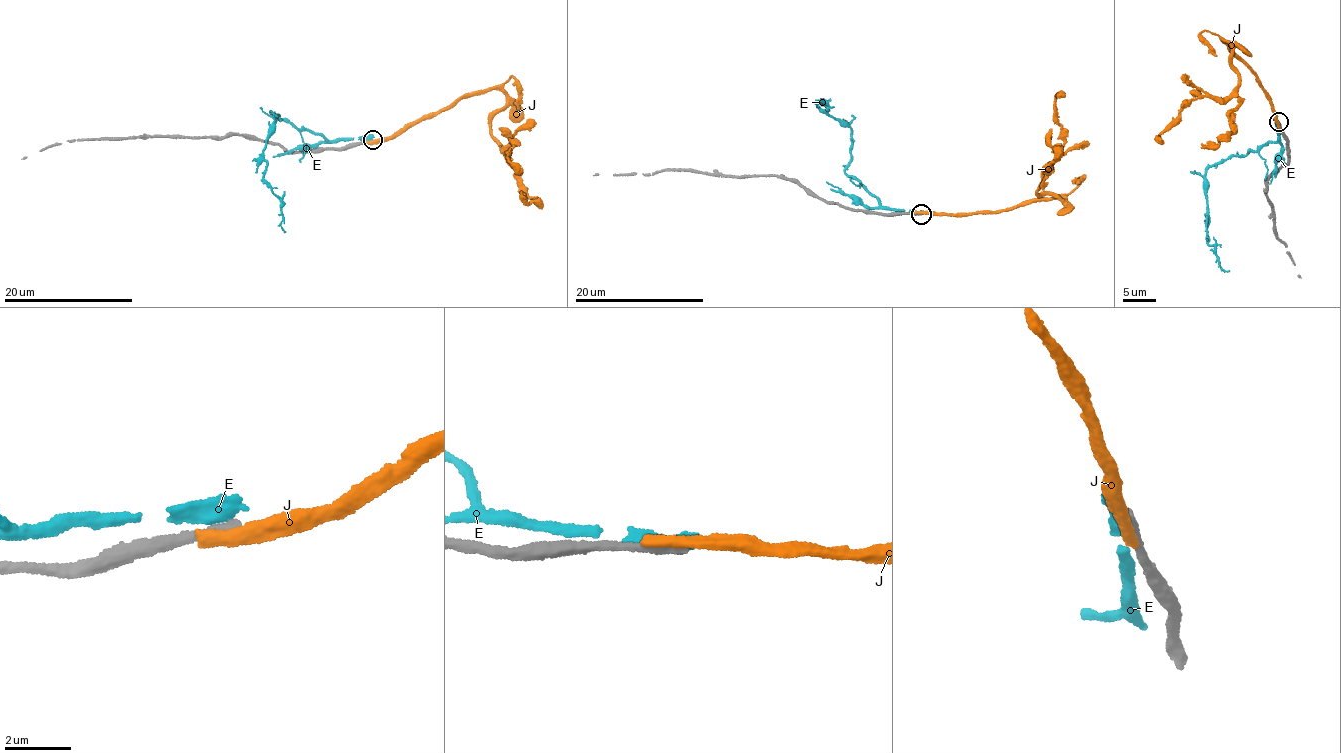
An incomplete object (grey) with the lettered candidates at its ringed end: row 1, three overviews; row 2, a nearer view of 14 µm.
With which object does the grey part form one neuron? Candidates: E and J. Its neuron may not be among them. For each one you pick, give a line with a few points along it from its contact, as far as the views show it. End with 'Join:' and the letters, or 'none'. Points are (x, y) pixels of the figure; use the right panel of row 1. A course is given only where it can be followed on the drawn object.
Join: none

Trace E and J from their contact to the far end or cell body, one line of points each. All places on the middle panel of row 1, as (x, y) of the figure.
E: (917, 212), (886, 209), (845, 173), (850, 128), (829, 115), (822, 100), (826, 104), (819, 100), (819, 107)
J: (916, 213), (1062, 201), (1036, 189), (1063, 143), (1053, 102), (1062, 95)

